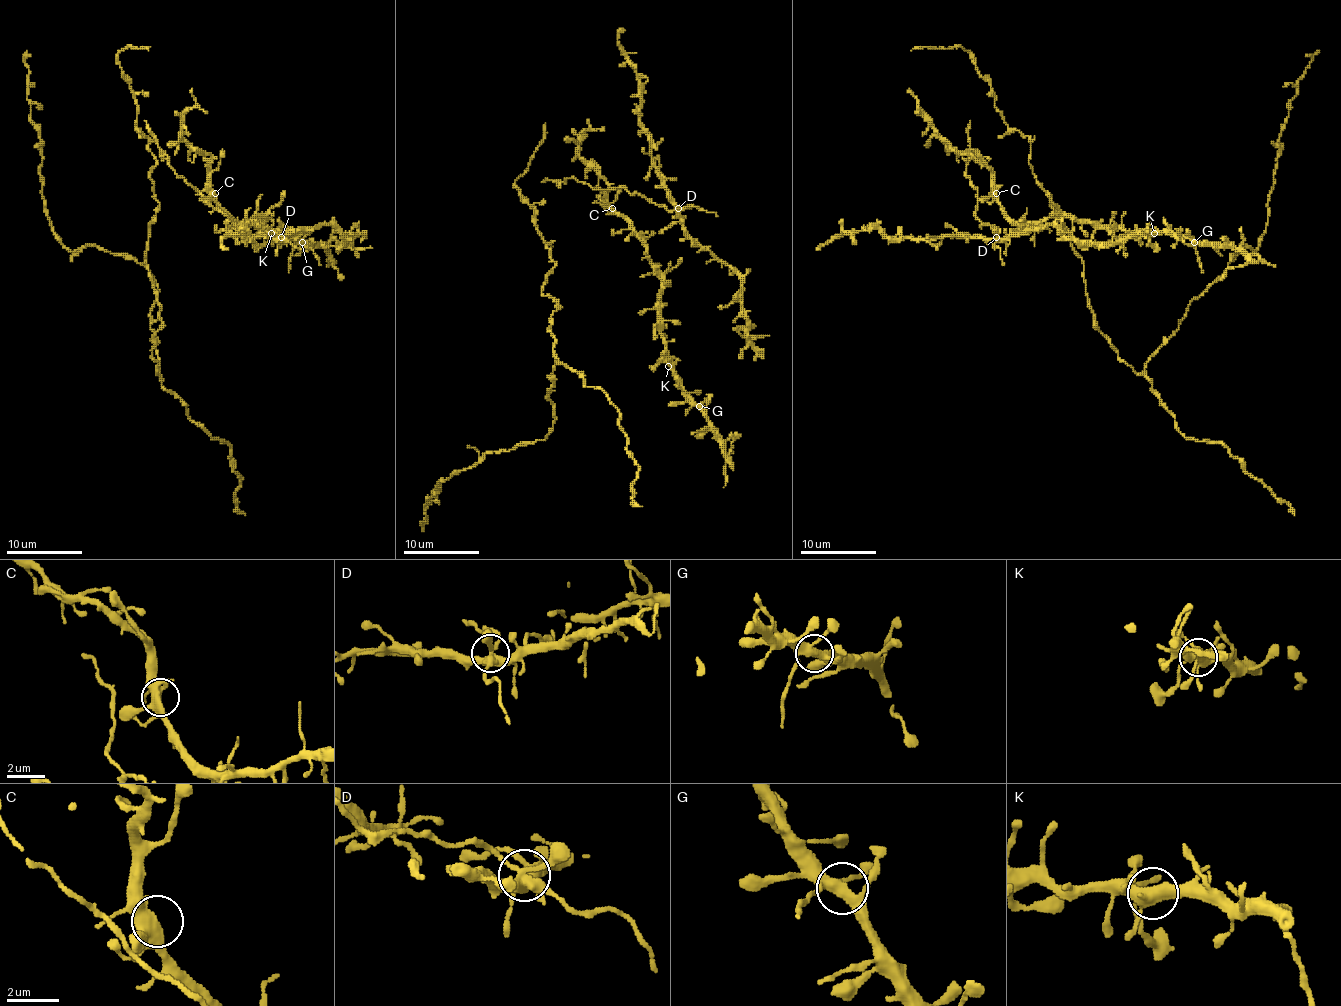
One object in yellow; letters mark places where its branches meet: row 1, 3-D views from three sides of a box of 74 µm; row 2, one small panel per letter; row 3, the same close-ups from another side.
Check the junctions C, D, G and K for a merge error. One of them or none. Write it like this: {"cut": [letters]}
{"cut": ["D"]}

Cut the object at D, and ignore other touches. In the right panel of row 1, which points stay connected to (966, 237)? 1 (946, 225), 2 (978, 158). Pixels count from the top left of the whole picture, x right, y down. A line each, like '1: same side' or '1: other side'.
1: same side
2: same side

